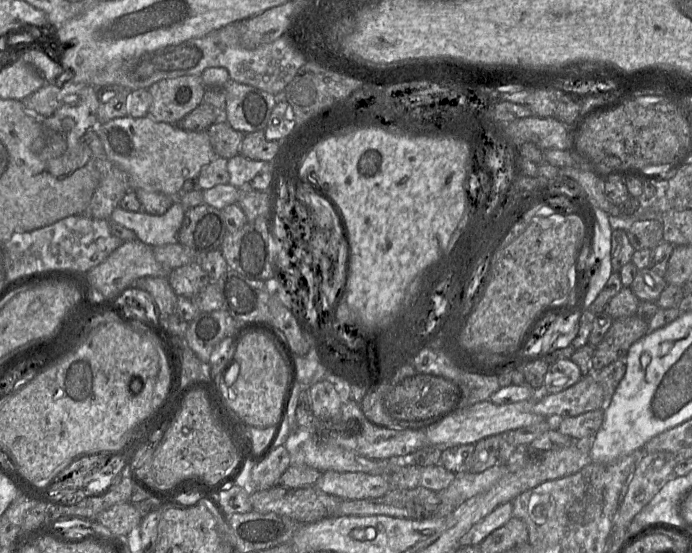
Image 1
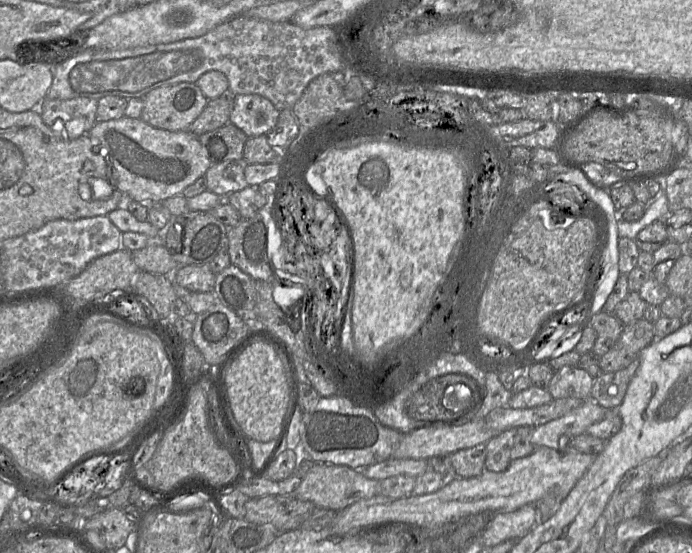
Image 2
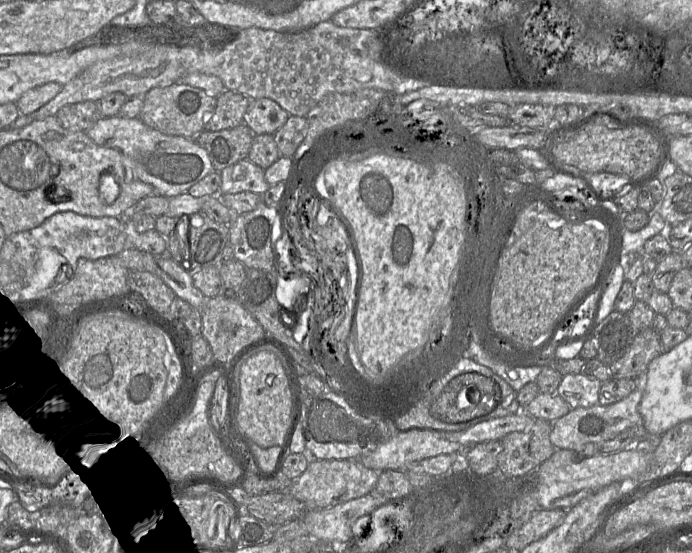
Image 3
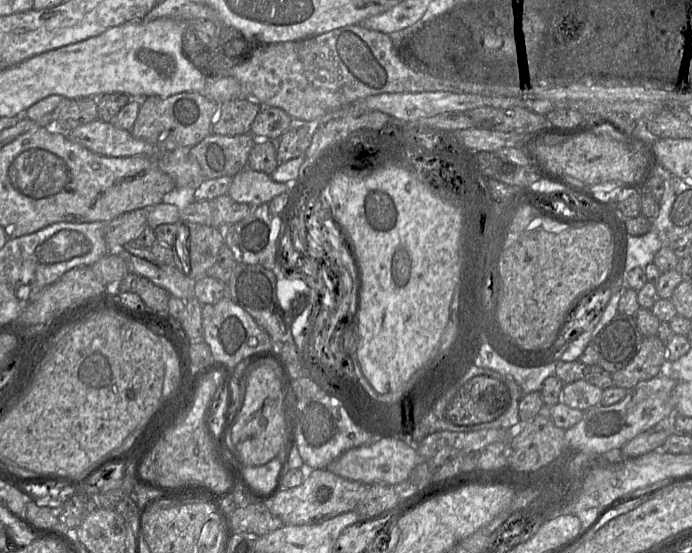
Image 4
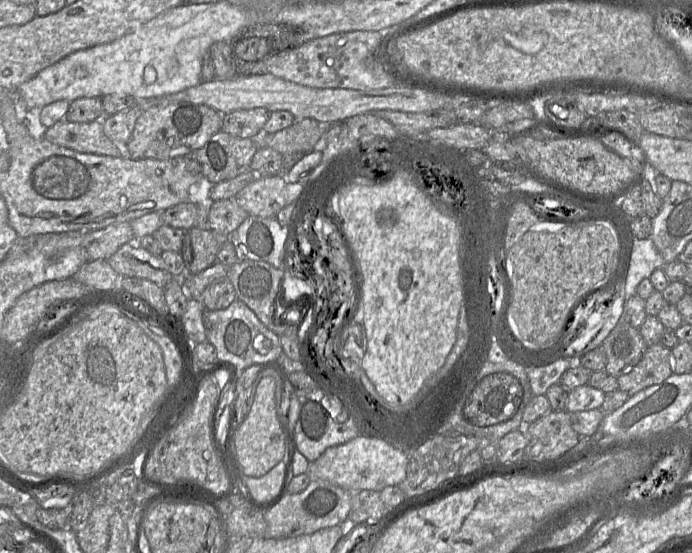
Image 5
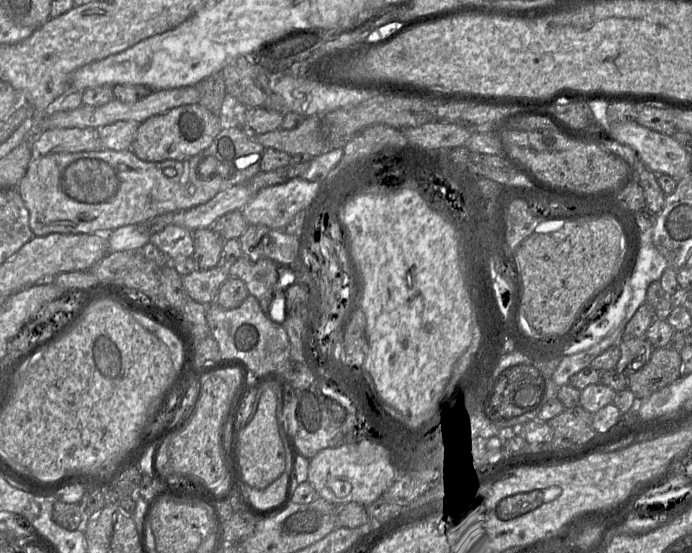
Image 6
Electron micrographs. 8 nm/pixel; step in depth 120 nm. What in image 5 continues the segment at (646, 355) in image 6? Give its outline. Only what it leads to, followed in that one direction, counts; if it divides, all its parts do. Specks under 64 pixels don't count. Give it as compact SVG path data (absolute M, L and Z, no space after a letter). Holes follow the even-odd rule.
M618 322L600 346L606 356L604 370L616 378L629 372L647 348L638 328L625 322Z

